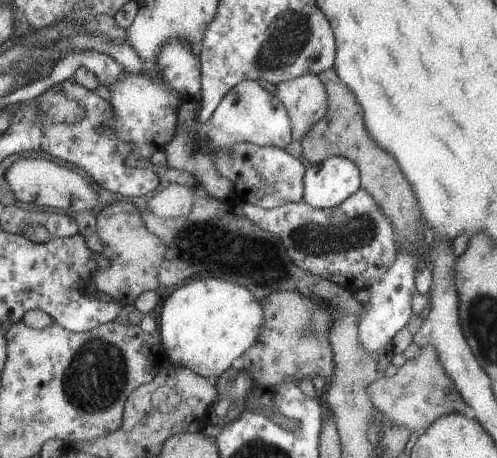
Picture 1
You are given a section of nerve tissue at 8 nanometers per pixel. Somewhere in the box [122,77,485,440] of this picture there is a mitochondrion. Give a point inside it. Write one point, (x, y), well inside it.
(261, 259)

